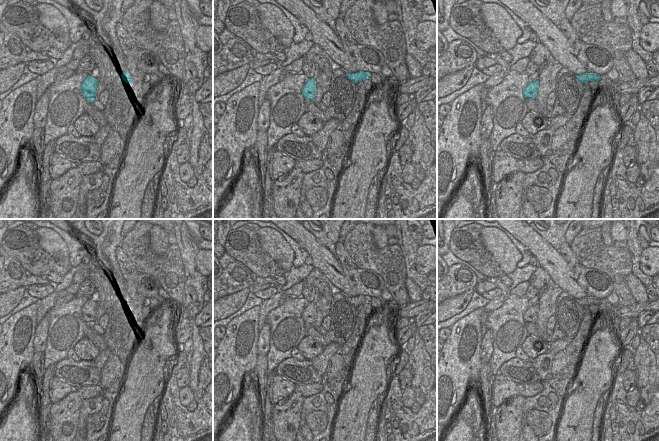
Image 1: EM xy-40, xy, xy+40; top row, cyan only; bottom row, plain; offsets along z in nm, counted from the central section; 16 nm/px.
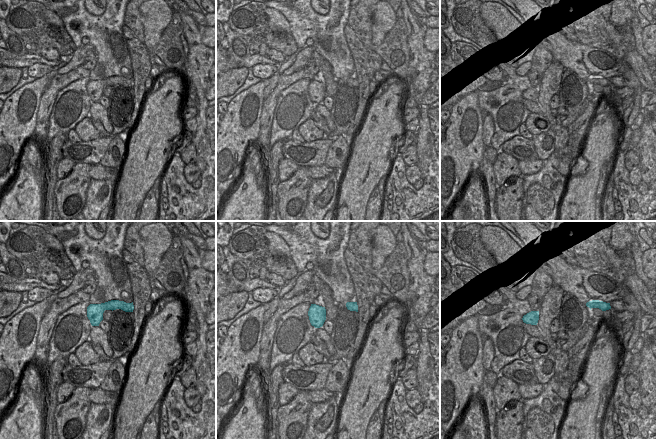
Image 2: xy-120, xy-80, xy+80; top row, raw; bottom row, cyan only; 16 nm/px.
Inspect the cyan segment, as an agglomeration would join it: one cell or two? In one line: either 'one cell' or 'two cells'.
one cell

